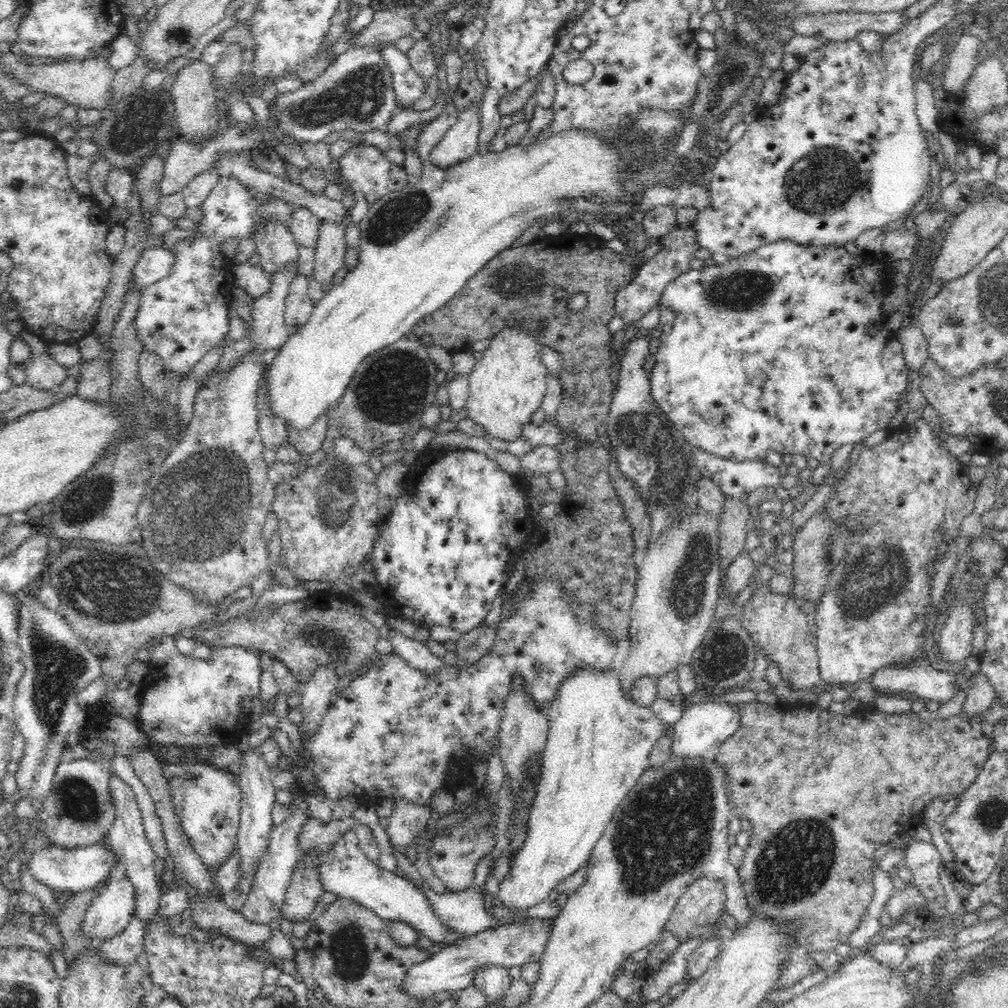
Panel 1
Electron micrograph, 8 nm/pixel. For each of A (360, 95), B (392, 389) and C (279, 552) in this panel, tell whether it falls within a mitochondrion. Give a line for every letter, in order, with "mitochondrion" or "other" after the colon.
A: mitochondrion
B: mitochondrion
C: other

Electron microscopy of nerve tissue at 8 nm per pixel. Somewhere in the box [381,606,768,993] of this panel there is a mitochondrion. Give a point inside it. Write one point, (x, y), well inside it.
(666, 831)

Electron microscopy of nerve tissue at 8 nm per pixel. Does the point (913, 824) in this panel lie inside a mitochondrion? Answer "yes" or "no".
no

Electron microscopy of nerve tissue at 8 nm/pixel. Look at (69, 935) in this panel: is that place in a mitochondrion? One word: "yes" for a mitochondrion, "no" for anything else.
no

